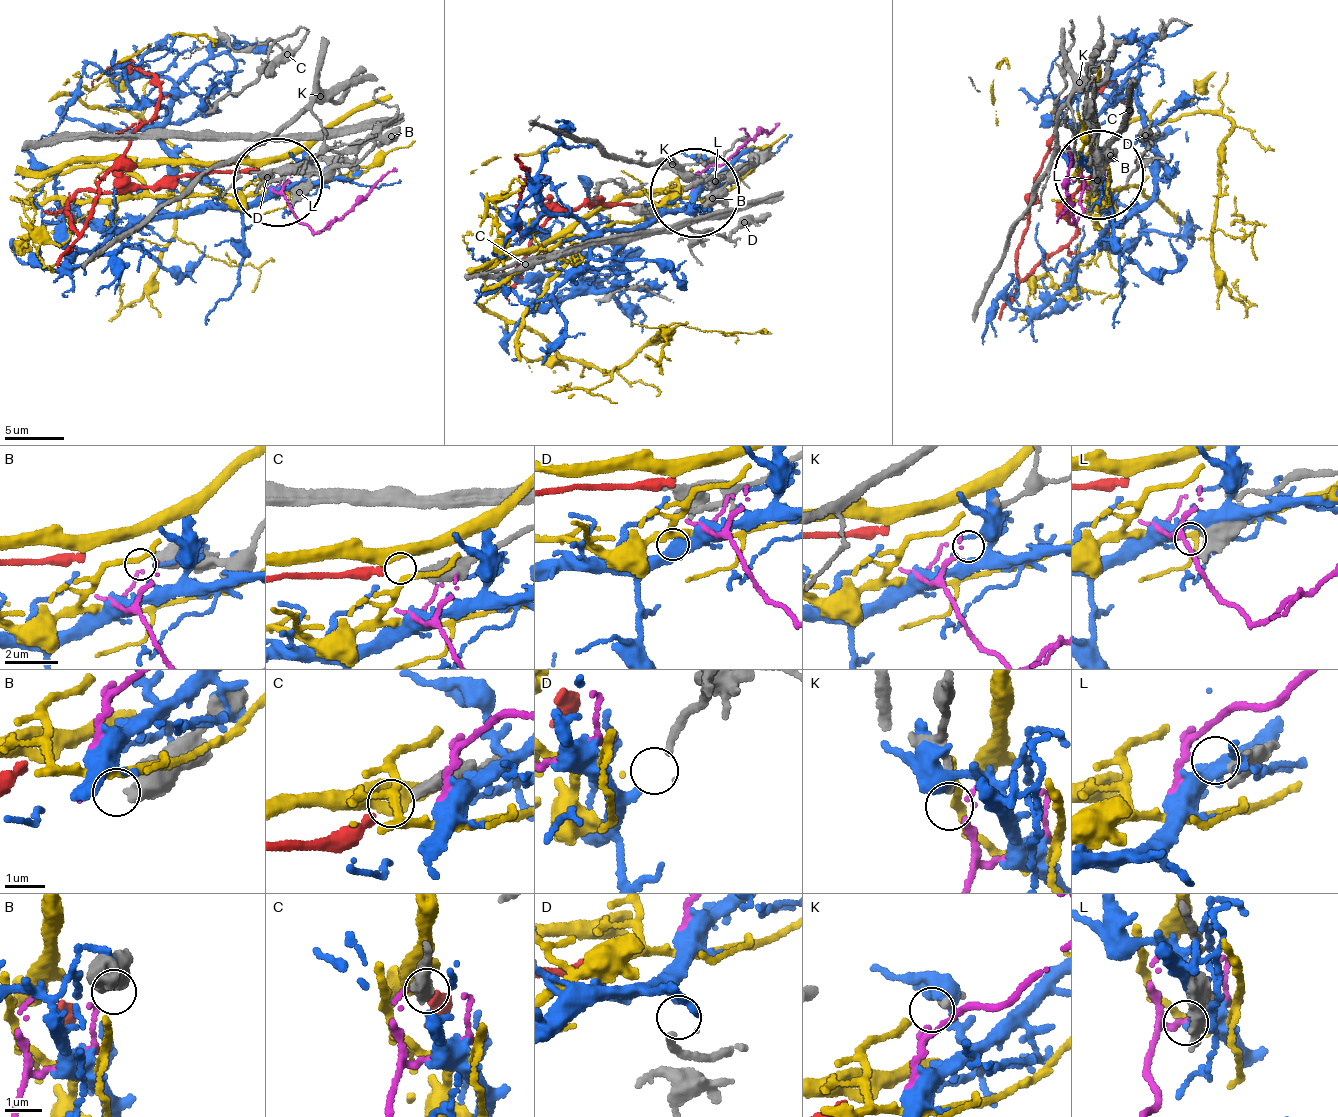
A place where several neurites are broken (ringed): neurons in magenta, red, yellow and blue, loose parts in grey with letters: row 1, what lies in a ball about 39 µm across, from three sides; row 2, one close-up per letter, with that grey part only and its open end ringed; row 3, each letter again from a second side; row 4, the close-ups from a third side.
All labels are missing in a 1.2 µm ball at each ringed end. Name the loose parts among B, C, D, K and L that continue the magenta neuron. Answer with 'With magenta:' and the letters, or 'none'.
With magenta: K

